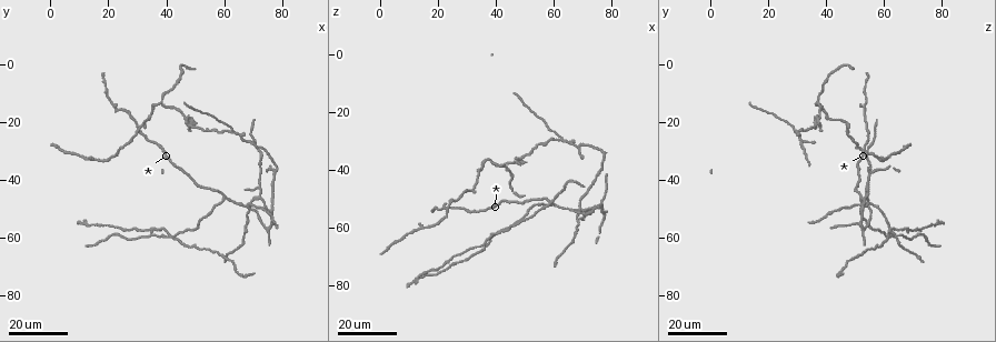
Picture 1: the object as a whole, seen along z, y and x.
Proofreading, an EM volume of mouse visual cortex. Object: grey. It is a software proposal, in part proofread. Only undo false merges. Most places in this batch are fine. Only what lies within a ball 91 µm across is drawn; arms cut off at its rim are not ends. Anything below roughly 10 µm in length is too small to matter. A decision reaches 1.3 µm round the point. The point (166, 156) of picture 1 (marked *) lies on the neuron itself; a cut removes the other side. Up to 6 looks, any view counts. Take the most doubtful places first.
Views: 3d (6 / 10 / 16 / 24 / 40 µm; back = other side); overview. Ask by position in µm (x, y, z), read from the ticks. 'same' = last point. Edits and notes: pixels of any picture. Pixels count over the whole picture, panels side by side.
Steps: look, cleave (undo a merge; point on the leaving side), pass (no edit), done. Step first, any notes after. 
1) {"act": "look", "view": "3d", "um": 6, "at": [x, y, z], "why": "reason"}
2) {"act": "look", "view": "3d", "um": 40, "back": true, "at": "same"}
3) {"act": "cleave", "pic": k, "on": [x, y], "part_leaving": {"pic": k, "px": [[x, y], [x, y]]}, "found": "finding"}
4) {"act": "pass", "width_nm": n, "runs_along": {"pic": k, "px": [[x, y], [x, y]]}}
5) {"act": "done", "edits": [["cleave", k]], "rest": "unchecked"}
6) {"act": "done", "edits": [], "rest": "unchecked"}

{"act": "look", "view": "3d", "um": 16, "at": [41, 60, 62], "why": "arms part here"}

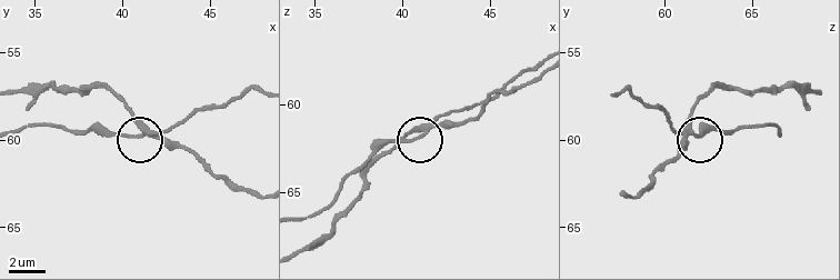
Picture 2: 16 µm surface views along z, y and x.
{"act": "look", "view": "3d", "um": 6, "at": [42.0, 59.9, 61.1]}

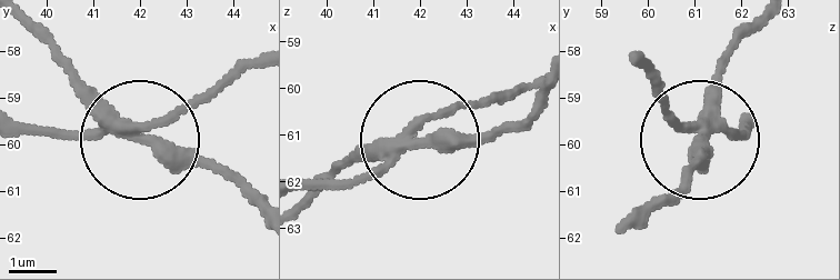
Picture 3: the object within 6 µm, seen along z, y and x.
{"act": "look", "view": "3d", "um": 6, "back": true, "at": [42.00, 59.85, 61.15]}

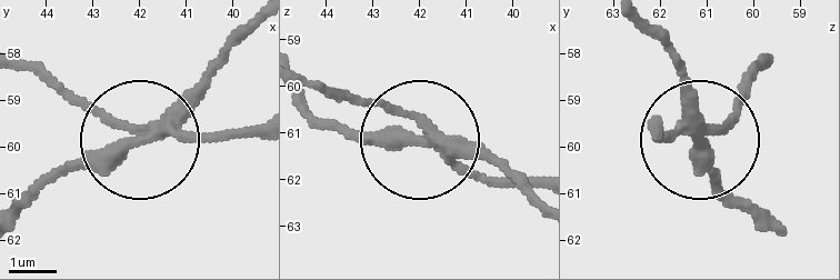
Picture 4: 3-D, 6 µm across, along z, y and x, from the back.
{"act": "pass", "arms": 3, "runs_along": {"pic": 4, "px": [[301, 78], [384, 109], [412, 137], [317, 129]]}, "found": "one neuron here"}

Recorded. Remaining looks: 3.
{"act": "look", "view": "3d", "um": 16, "at": [63, 24, 29]}

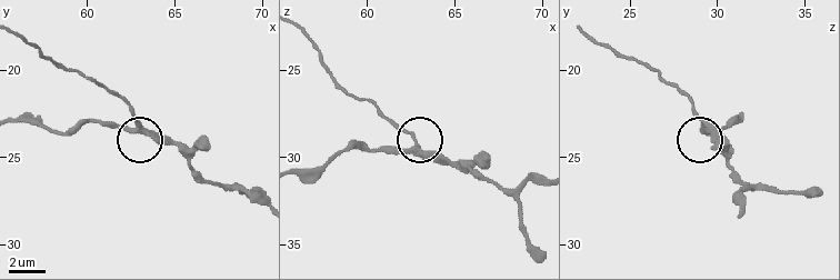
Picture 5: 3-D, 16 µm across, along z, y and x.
{"act": "look", "view": "3d", "um": 6, "at": [62.9, 22.9, 29.3]}

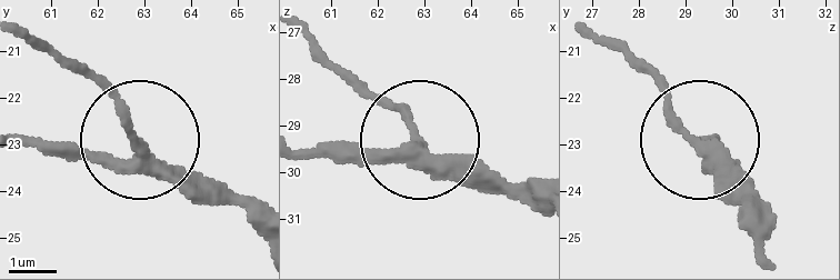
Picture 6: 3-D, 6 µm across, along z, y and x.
{"act": "cleave", "pic": 6, "on": [128, 107], "side_arm_um": 22, "part_leaving": {"pic": 6, "px": [[143, 152], [107, 92], [23, 40]]}, "found": "two neurons meet here"}

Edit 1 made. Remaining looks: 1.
{"act": "done", "edits": [["cleave", 6]], "rest": "unchecked"}

